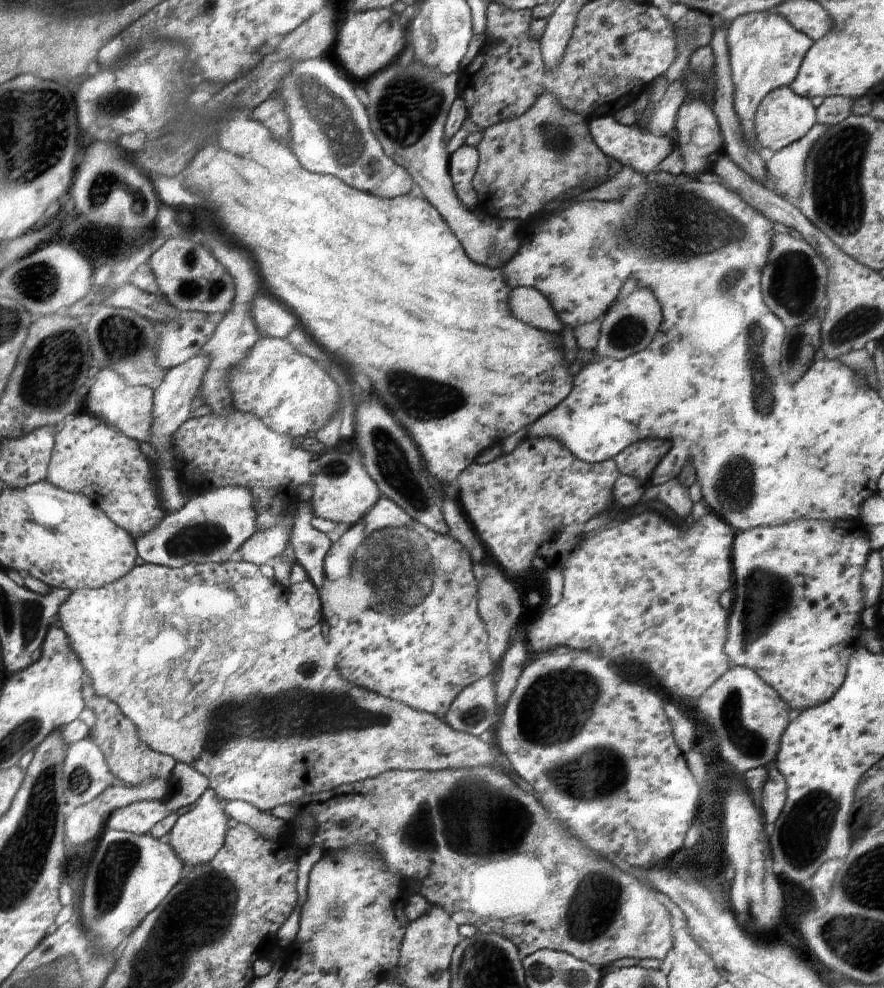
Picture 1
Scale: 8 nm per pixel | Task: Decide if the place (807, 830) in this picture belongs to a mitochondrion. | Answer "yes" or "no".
yes

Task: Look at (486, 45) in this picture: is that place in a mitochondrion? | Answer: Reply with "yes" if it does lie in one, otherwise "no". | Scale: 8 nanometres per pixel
no

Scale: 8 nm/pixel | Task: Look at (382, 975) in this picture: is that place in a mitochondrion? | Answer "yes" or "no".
no

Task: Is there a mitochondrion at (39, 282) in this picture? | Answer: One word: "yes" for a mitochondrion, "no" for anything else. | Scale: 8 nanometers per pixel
yes

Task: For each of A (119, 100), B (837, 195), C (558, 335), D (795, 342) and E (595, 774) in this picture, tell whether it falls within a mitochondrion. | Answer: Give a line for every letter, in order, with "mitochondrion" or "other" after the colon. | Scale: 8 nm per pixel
A: mitochondrion
B: mitochondrion
C: other
D: mitochondrion
E: mitochondrion

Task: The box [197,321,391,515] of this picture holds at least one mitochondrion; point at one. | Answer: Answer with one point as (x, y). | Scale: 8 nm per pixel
(336, 468)

